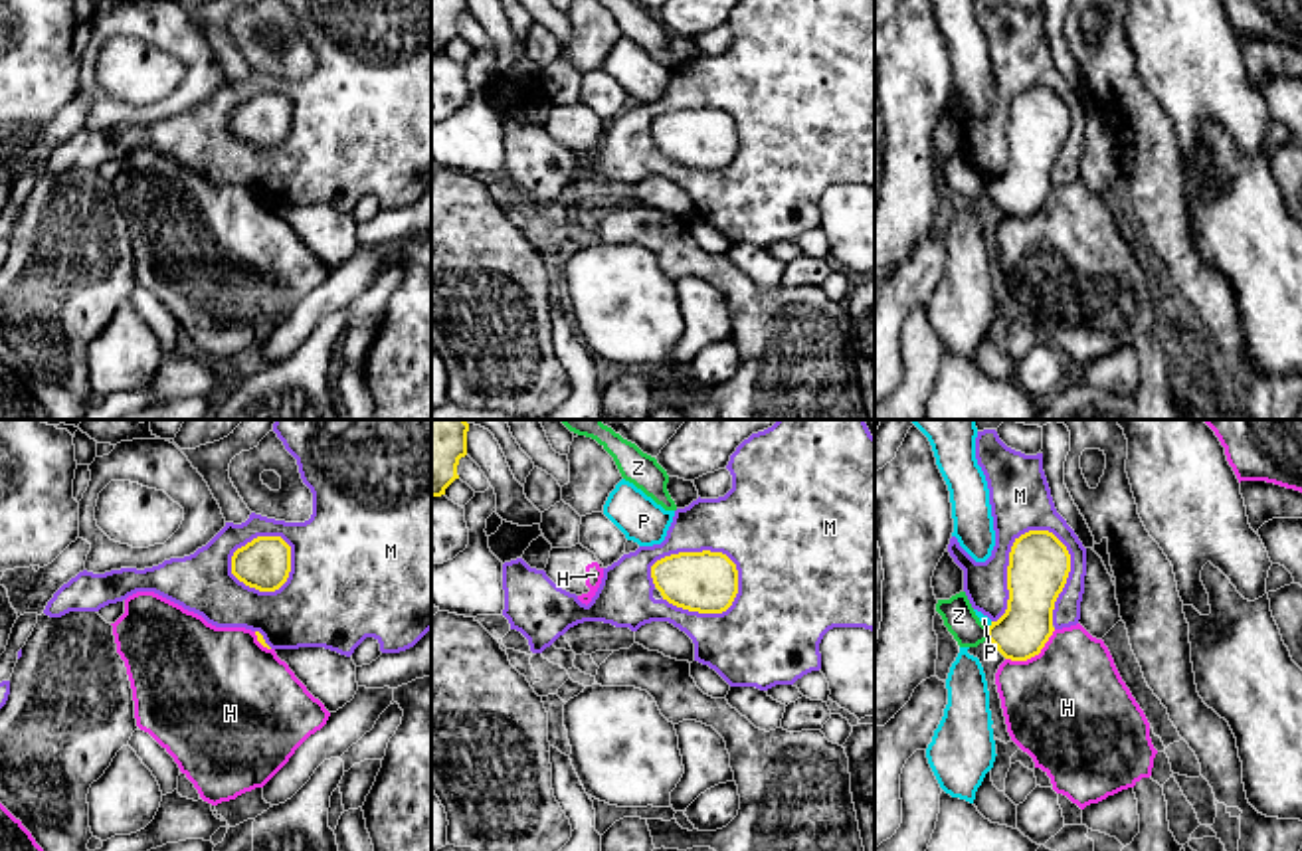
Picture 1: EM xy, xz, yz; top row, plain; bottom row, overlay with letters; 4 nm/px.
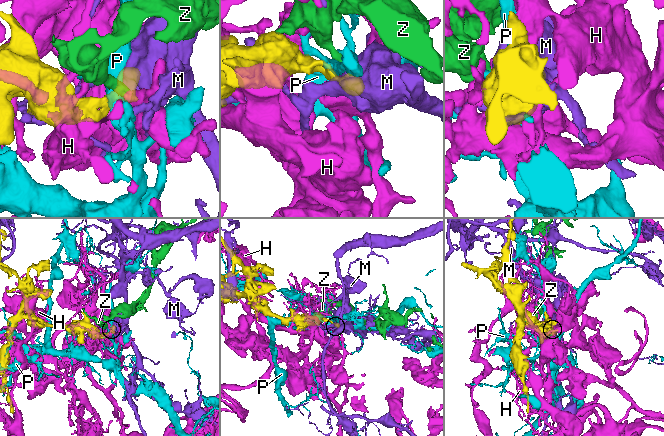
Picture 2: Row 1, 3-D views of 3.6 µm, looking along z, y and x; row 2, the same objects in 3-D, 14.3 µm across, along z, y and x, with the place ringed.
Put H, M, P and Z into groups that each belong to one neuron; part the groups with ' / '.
H / M / P / Z

